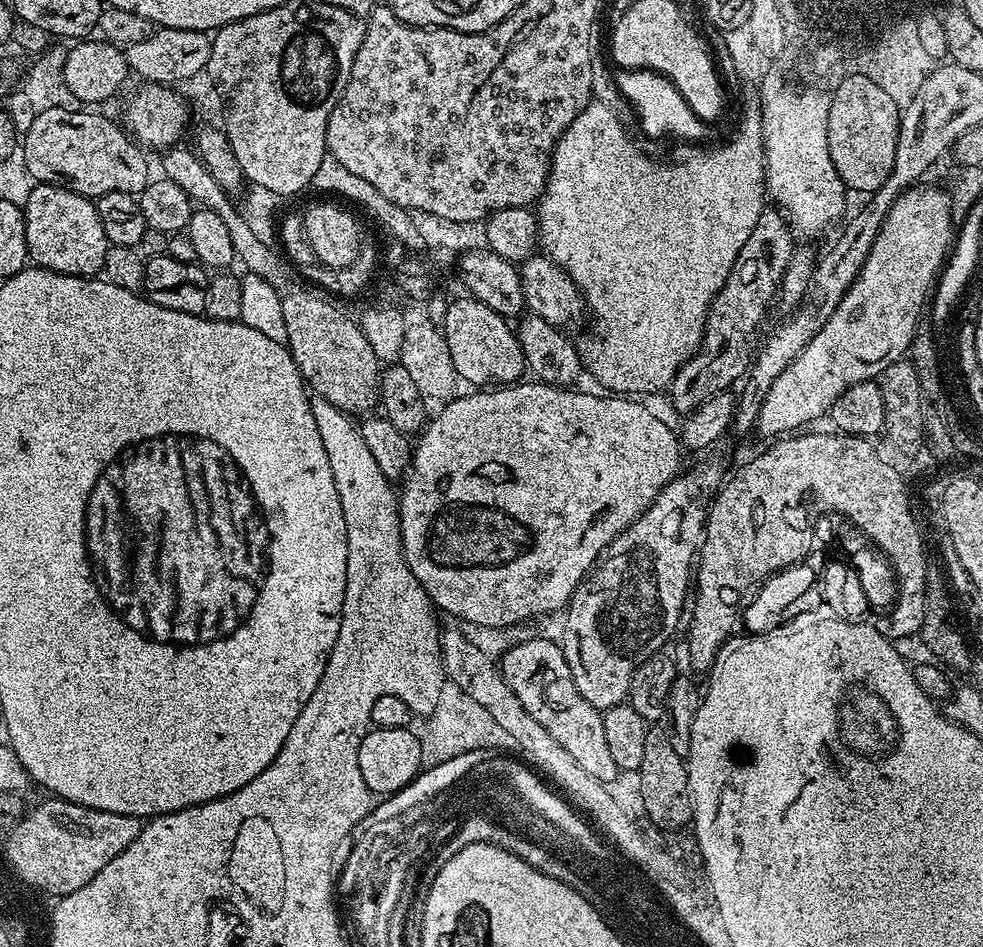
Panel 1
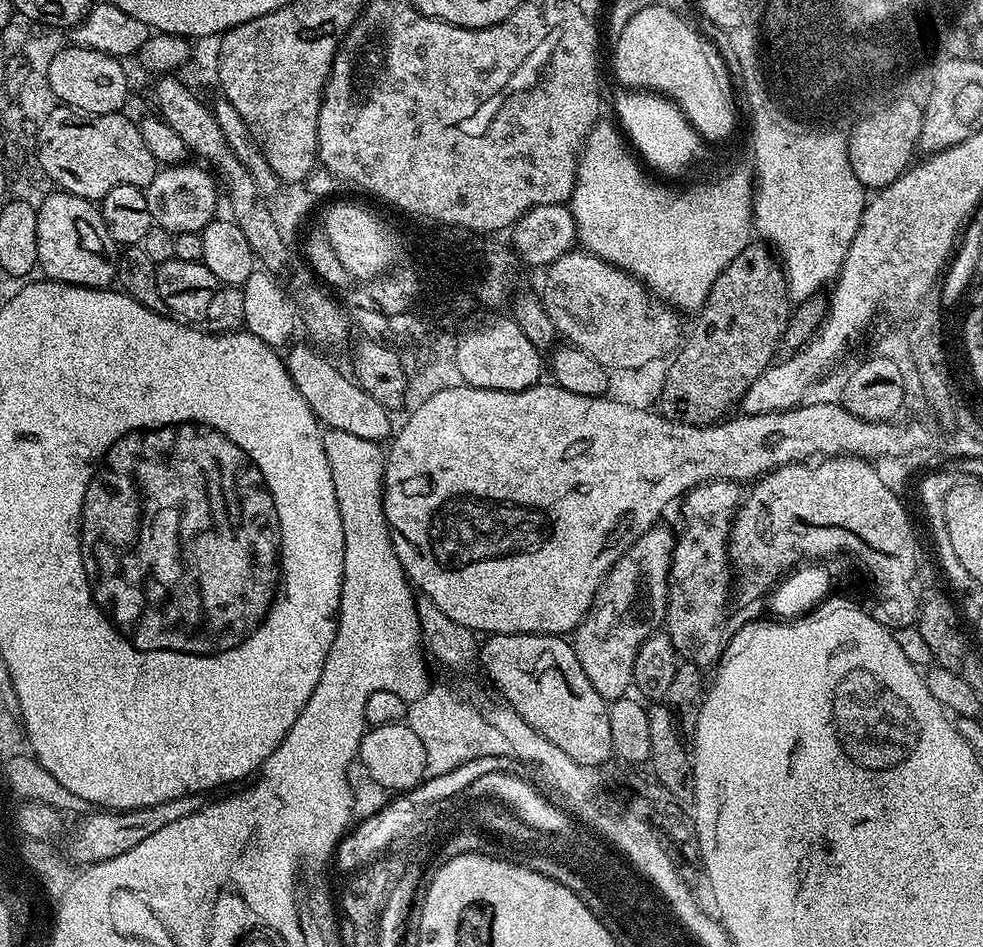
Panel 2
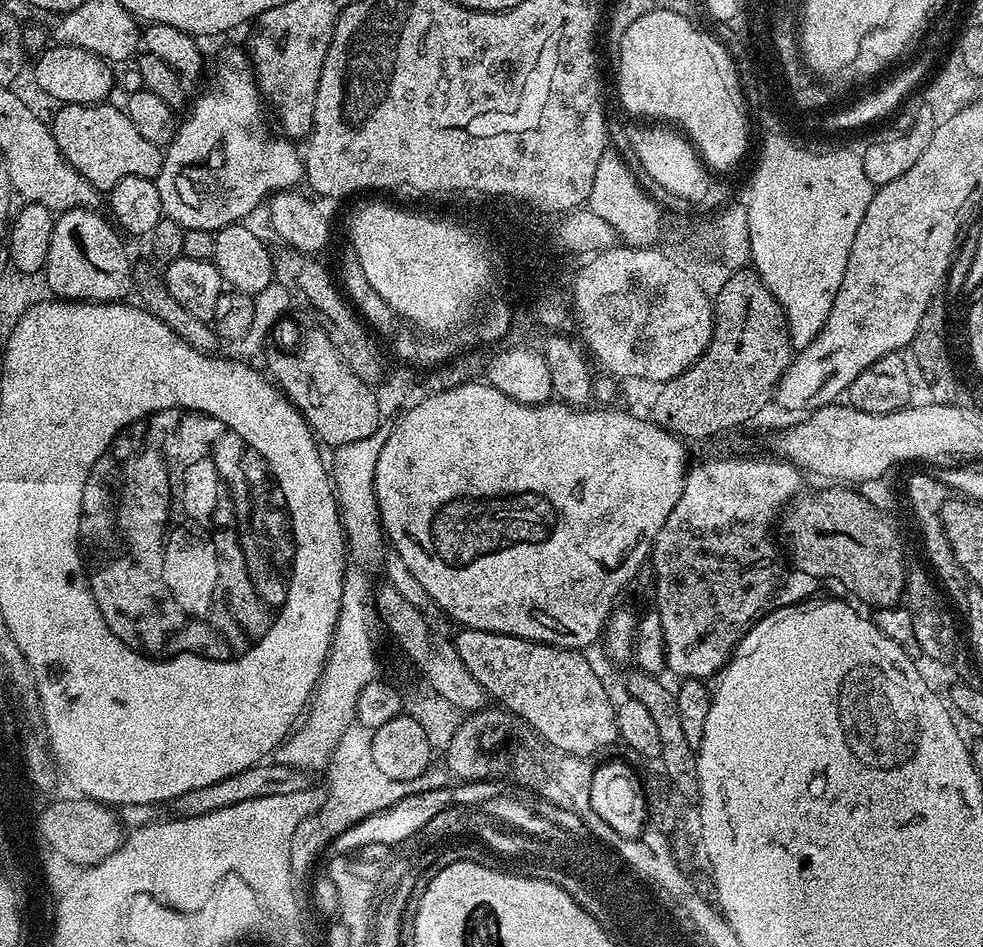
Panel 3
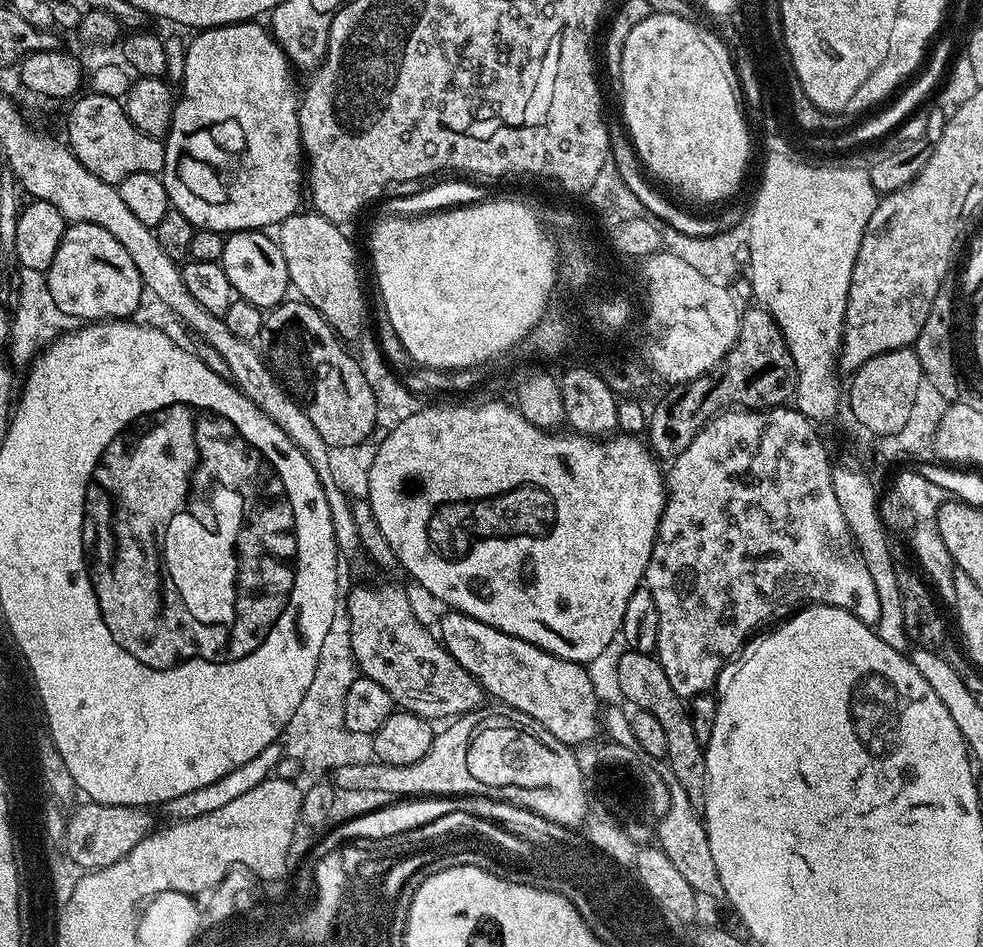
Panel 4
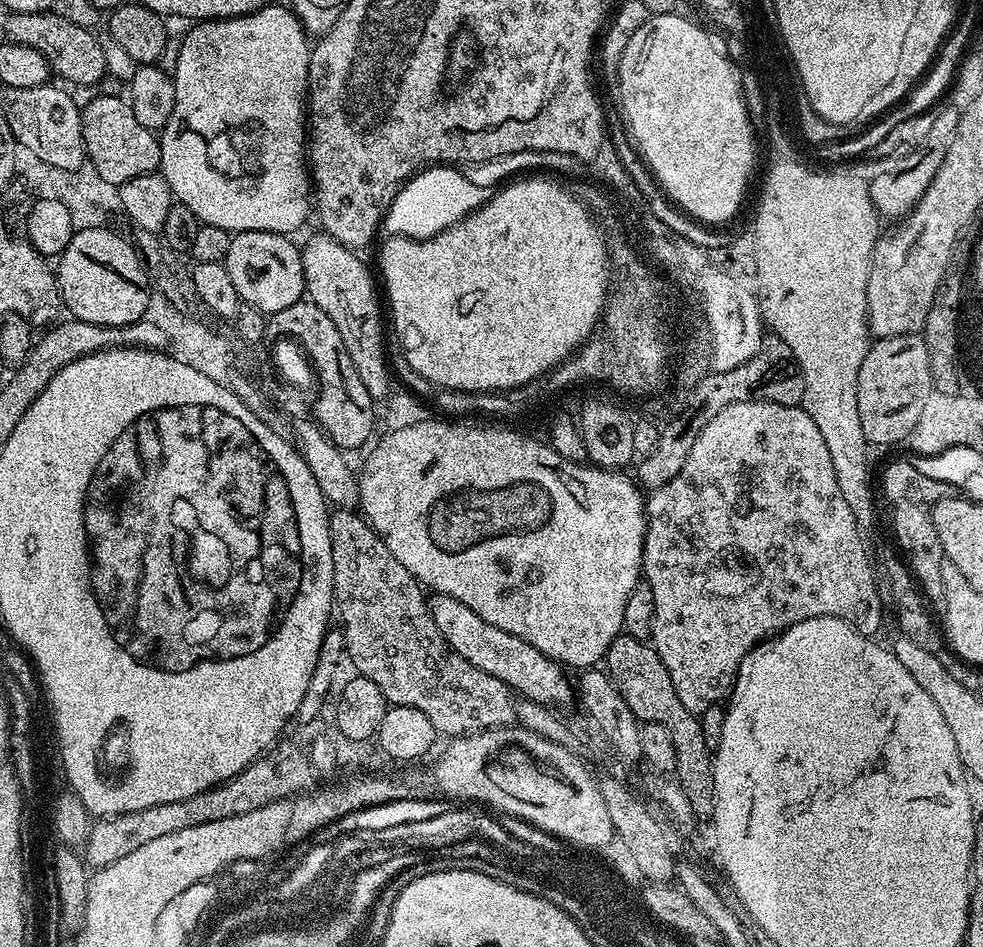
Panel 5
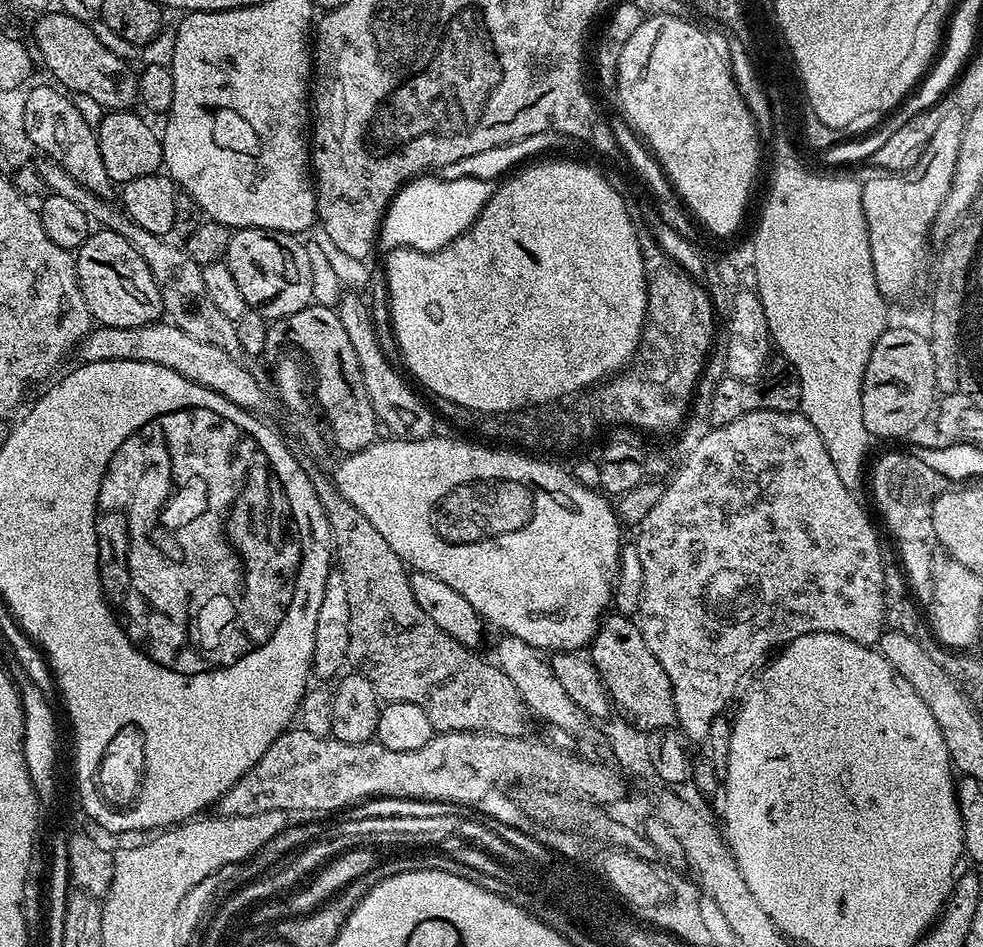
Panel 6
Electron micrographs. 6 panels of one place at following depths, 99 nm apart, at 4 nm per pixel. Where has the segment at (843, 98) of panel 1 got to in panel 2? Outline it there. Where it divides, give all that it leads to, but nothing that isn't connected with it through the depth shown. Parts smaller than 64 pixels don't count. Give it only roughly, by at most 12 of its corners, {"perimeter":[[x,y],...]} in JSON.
{"perimeter":[[896,100],[858,121],[848,165],[868,190],[913,163],[922,108]]}

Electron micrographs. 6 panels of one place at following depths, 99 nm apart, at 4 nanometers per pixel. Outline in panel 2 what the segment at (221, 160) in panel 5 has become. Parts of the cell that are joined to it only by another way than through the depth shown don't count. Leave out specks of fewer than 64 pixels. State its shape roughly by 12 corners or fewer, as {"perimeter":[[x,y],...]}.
{"perimeter":[[183,162],[147,186],[152,223],[198,232],[217,215],[218,180]]}

